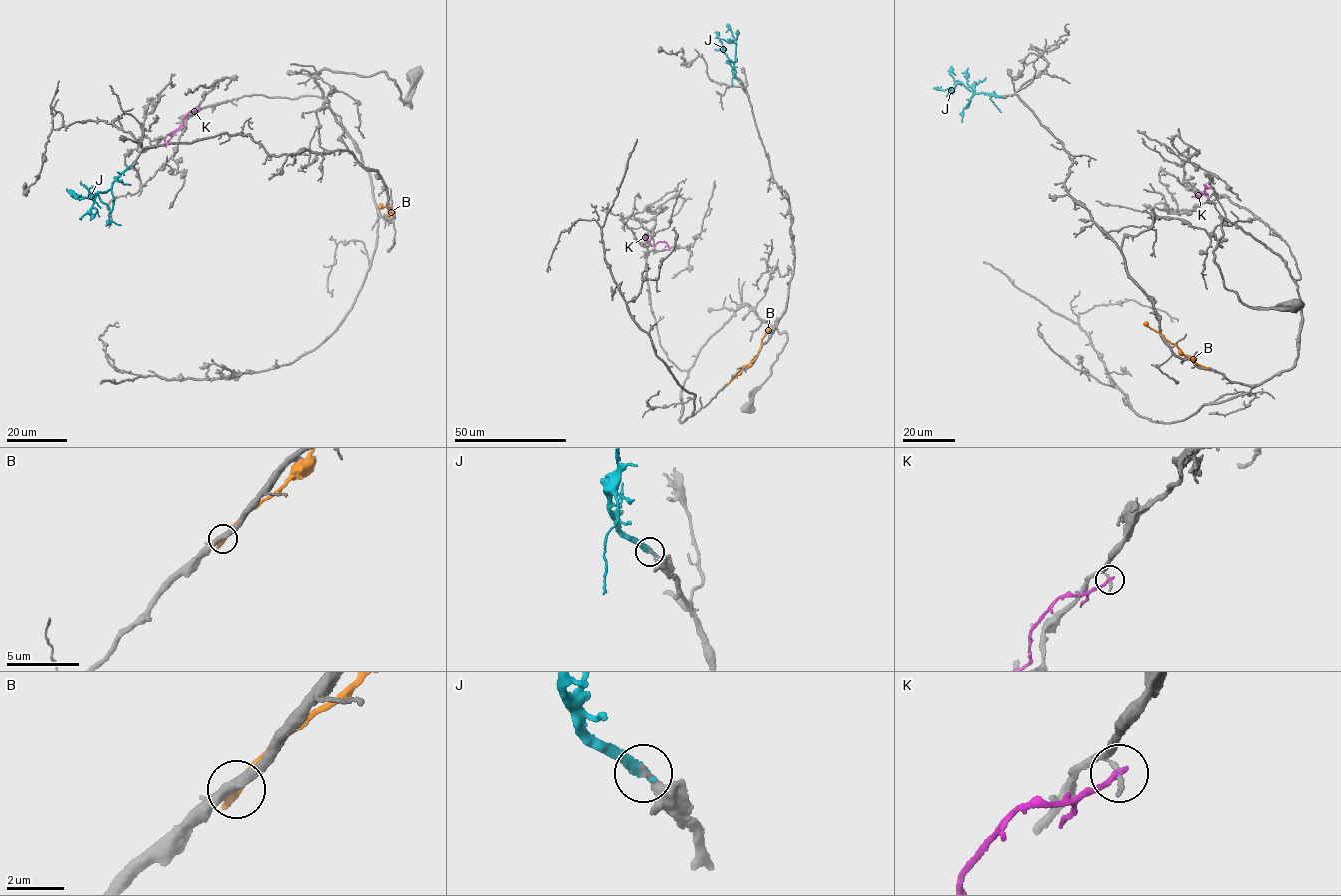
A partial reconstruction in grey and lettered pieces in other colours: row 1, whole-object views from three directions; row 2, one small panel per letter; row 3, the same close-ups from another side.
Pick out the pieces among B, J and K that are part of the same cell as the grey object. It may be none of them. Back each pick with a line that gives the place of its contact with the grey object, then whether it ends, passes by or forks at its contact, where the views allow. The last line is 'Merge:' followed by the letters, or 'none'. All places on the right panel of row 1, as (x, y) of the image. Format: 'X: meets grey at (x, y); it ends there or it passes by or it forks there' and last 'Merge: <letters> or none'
J: meets grey at (1002, 96); it ends there
Merge: J

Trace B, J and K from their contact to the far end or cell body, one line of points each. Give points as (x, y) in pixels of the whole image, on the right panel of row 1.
B: (1207, 368), (1182, 354), (1175, 344), (1143, 323)
J: (1002, 96), (976, 93), (966, 106), (974, 91), (967, 82), (968, 68)
K: (1210, 188), (1205, 184), (1204, 192), (1207, 194), (1191, 197)

